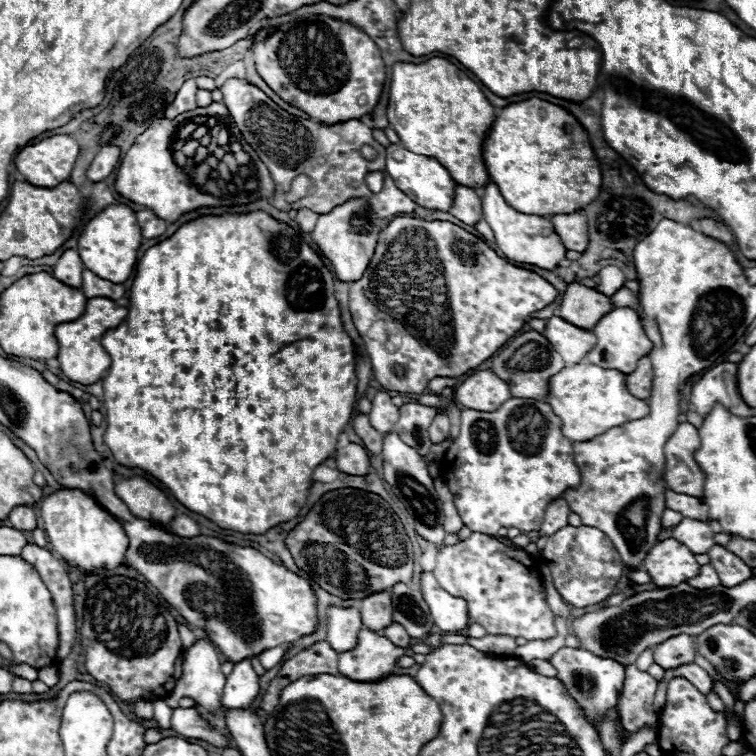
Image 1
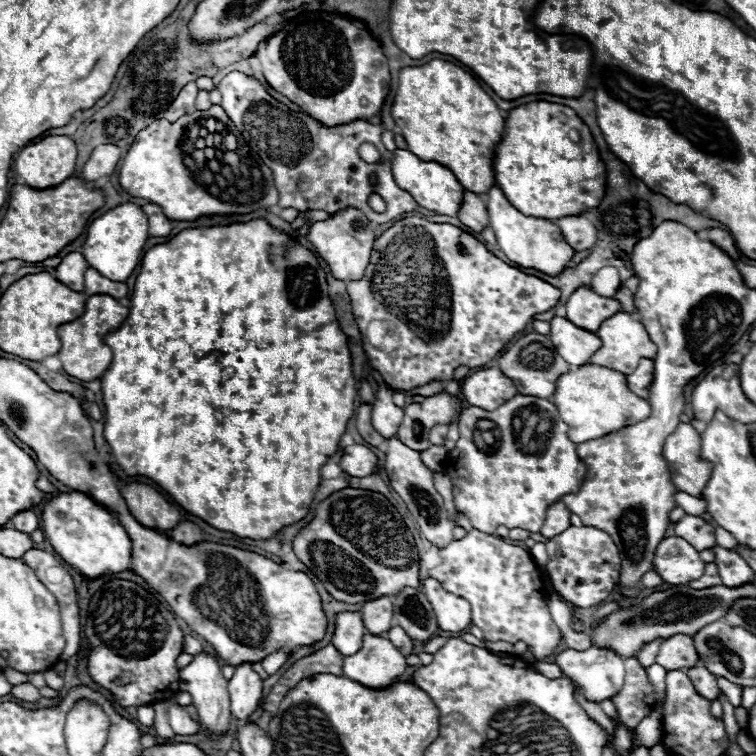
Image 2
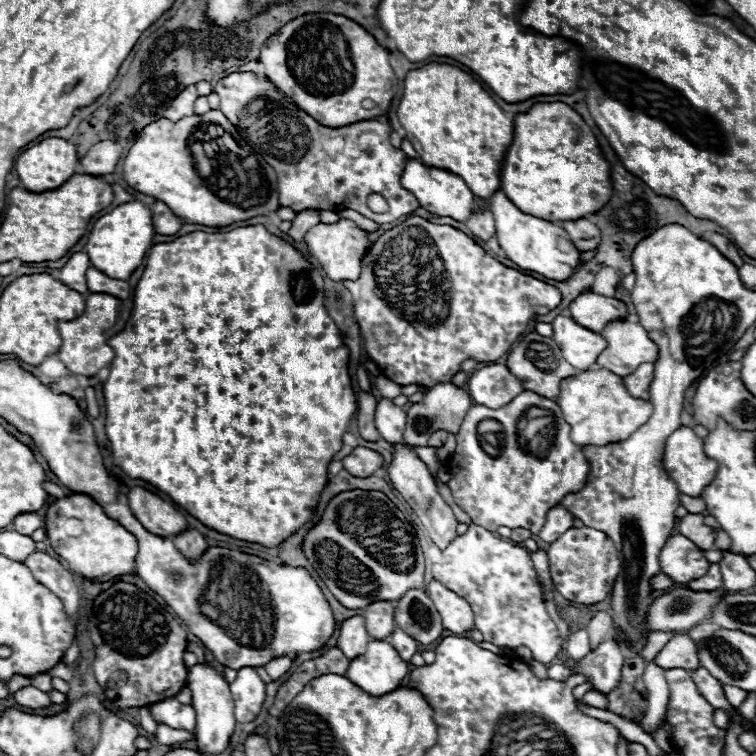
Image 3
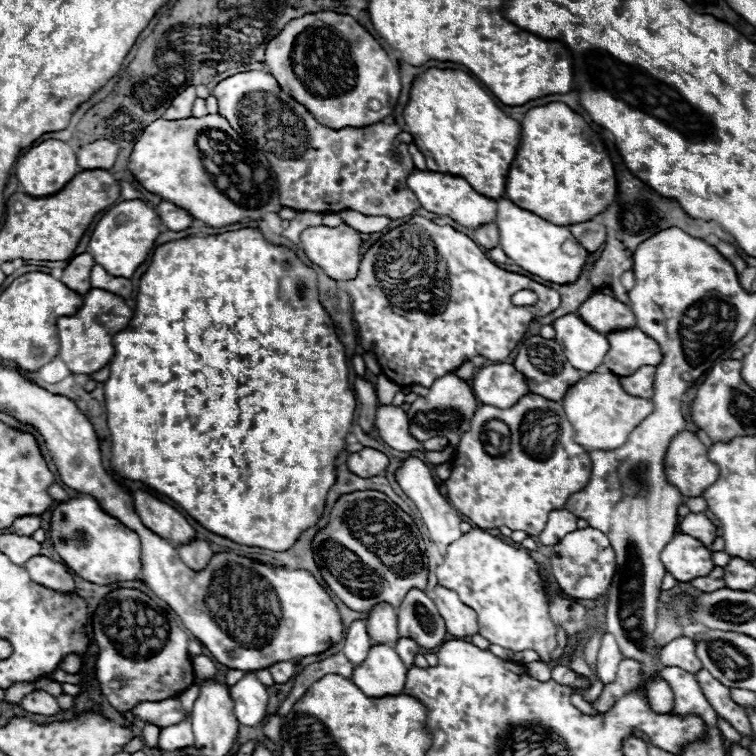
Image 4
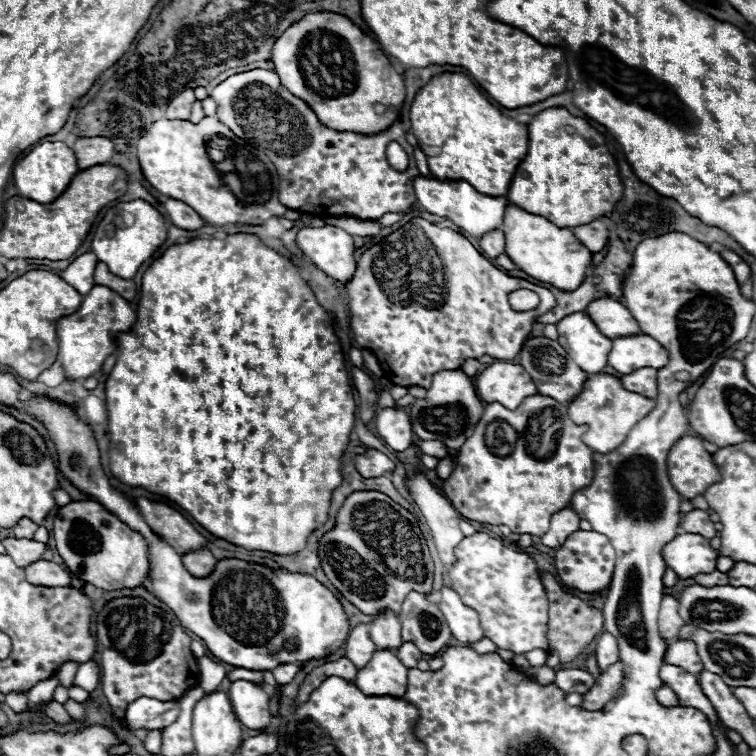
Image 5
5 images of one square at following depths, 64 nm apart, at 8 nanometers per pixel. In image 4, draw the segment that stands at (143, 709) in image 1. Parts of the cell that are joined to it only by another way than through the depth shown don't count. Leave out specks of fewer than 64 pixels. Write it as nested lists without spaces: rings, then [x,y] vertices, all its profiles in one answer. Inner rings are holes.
[[[144,724],[142,728],[142,738],[146,742],[148,748],[156,748],[158,746],[158,736],[160,736],[160,728],[154,724]]]

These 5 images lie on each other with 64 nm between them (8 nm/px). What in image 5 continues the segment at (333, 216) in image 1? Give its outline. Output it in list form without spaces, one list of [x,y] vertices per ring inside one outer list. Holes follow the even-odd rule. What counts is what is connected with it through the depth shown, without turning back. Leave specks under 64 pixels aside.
[[[334,226],[302,228],[296,234],[296,242],[302,254],[330,278],[348,282],[354,276],[356,246],[354,238],[346,230]]]

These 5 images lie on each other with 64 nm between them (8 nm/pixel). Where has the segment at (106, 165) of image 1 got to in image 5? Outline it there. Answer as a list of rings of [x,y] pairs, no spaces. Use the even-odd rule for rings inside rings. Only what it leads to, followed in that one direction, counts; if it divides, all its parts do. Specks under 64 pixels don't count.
[[[96,136],[96,138],[80,138],[72,146],[76,158],[78,158],[78,168],[86,170],[98,164],[110,164],[114,156],[114,144],[108,138]]]

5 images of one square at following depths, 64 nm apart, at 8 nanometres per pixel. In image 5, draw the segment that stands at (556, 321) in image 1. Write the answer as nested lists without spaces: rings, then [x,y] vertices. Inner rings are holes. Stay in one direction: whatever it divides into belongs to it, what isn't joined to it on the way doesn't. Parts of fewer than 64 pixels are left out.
[[[574,312],[556,322],[558,342],[586,374],[598,374],[606,366],[612,340],[606,338],[584,312]]]

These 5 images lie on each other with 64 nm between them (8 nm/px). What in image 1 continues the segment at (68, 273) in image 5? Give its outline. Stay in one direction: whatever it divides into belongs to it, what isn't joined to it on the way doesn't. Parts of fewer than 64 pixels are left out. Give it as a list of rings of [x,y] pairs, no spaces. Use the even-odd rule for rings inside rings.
[[[64,250],[64,254],[54,264],[52,276],[56,280],[68,284],[68,286],[80,288],[82,286],[82,270],[84,270],[84,264],[82,264],[78,252],[76,250]]]

